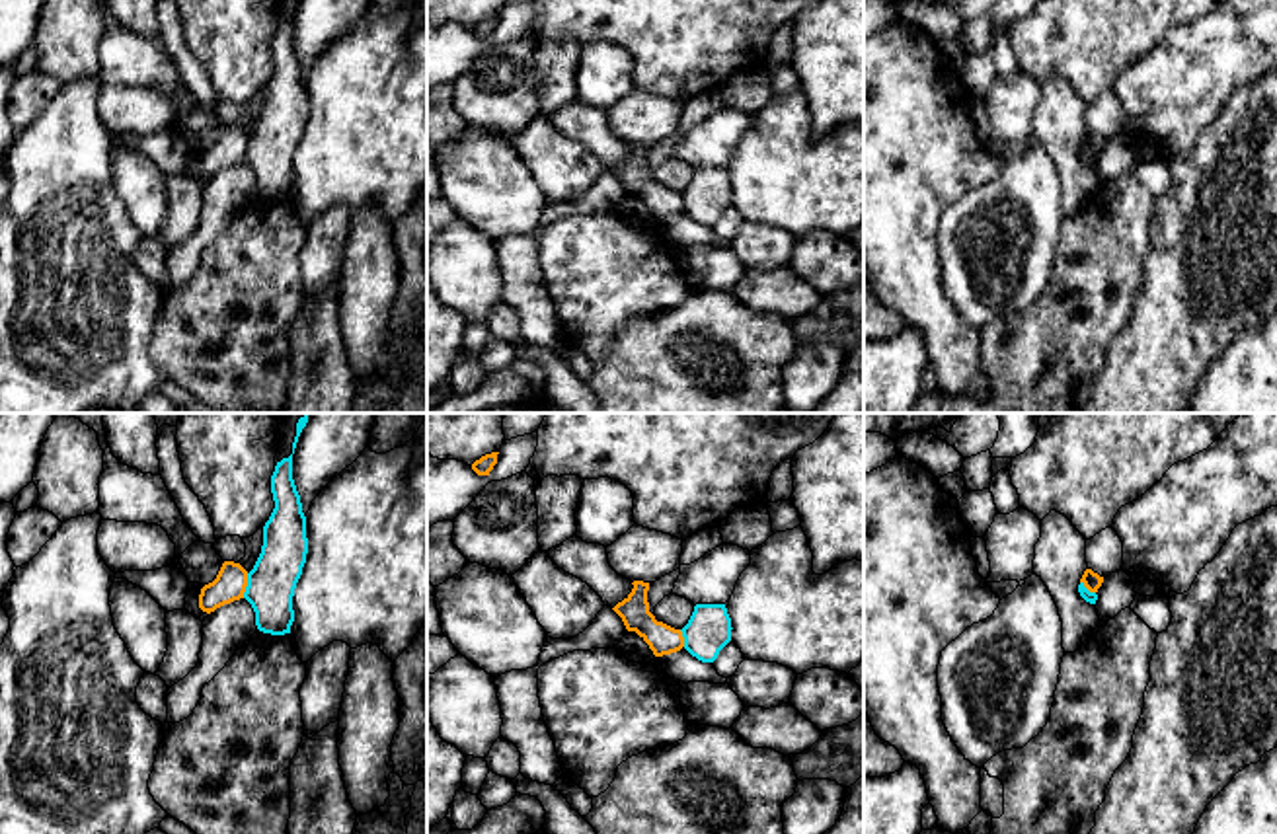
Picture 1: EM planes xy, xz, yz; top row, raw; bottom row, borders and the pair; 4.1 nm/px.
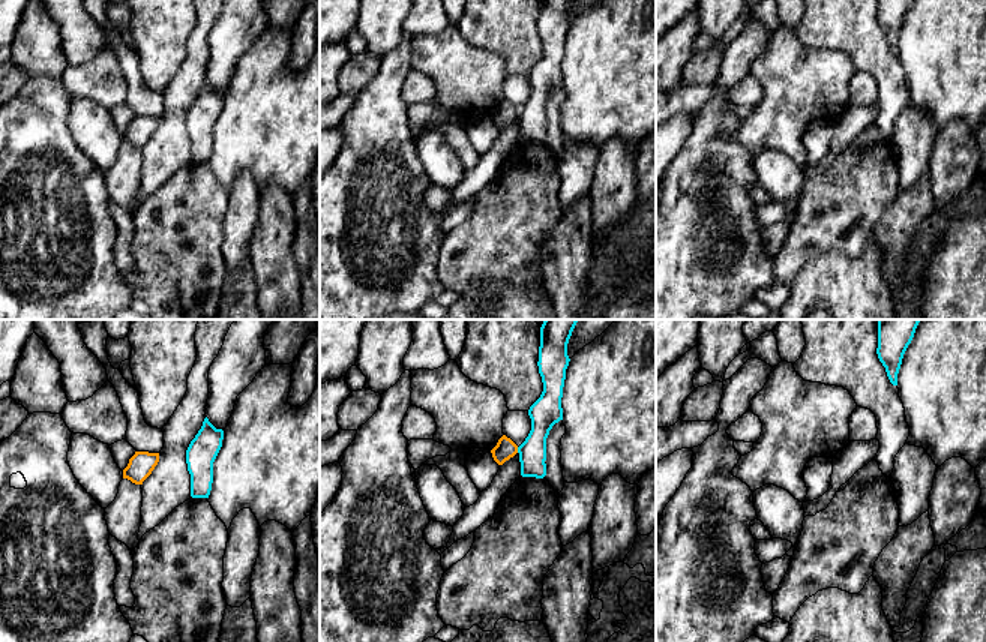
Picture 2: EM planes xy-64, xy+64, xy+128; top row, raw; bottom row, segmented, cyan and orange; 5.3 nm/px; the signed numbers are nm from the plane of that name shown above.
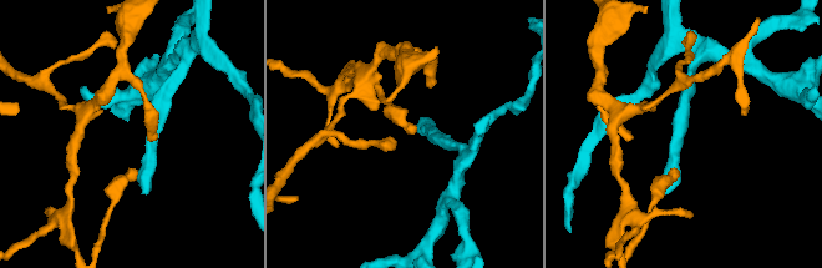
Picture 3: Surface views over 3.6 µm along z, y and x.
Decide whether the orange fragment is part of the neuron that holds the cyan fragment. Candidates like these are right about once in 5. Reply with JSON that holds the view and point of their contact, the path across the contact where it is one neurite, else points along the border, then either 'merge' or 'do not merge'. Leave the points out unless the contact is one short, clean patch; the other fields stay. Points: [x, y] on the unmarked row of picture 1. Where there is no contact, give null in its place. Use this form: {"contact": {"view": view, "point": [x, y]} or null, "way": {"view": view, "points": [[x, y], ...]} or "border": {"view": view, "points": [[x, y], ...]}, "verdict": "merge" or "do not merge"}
{"contact": {"view": "xy", "point": [248, 149]}, "border": {"view": "xy", "points": [[248, 137], [242, 160]]}, "verdict": "do not merge"}

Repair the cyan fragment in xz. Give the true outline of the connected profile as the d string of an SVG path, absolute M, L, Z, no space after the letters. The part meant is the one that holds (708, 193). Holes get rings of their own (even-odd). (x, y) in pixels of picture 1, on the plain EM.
M696 168L688 187L680 193L684 212L702 226L714 226L731 205L731 181L725 168Z

